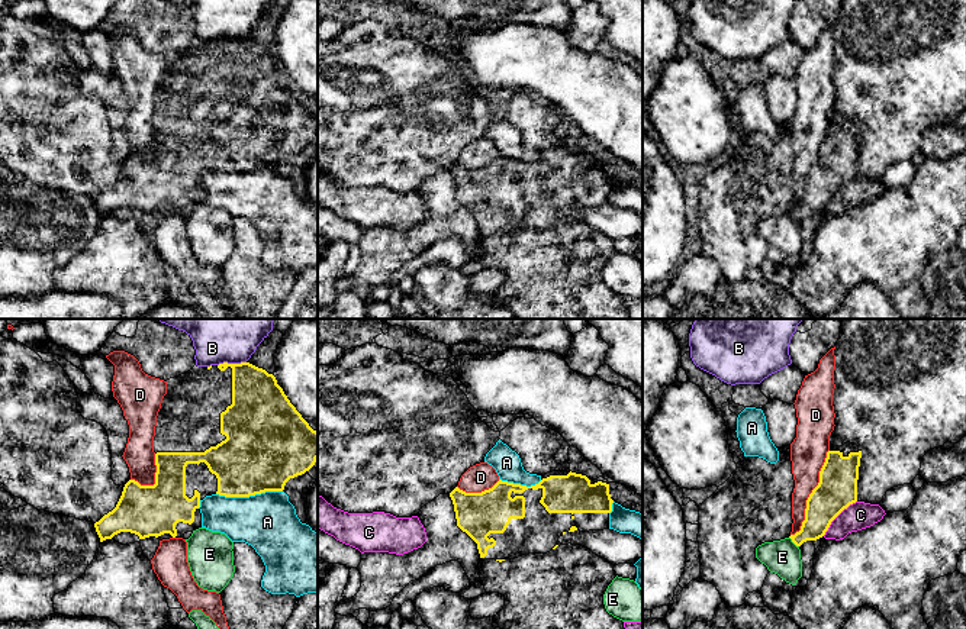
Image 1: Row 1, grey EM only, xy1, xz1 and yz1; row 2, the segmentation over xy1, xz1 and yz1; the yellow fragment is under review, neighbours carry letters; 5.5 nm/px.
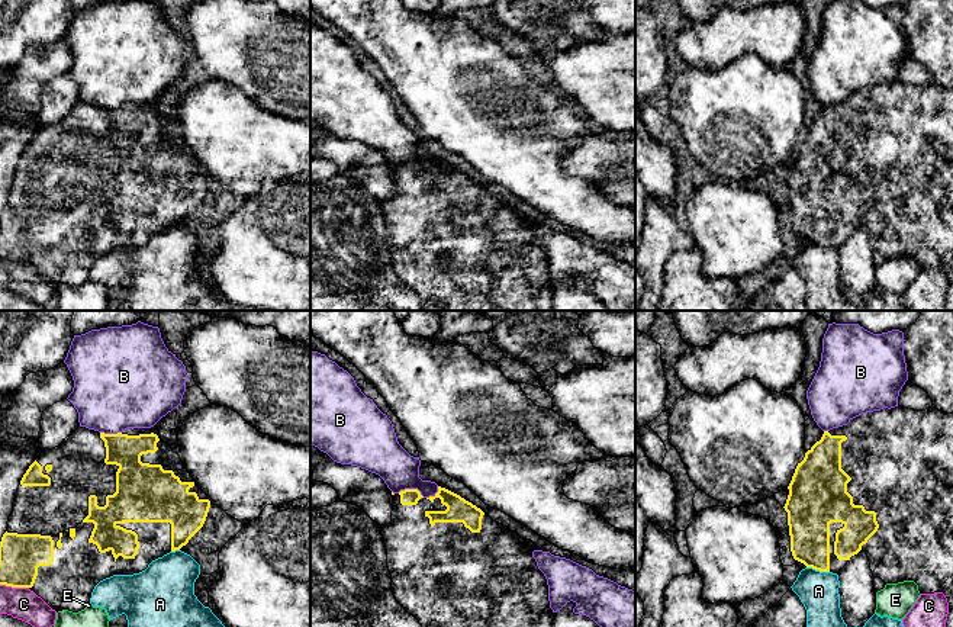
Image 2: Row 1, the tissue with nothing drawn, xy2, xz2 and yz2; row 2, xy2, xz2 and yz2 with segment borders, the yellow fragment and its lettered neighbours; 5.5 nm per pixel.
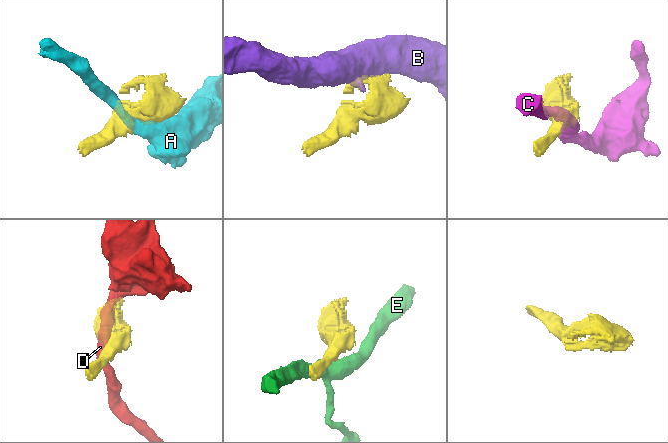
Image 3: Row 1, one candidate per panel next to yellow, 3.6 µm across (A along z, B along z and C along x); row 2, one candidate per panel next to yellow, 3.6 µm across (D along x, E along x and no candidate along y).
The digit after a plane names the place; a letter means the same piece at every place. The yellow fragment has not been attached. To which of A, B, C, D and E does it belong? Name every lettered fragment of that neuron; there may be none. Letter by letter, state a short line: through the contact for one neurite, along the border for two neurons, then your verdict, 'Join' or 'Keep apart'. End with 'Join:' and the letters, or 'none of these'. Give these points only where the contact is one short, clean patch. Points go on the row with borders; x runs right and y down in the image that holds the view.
A: Keep apart
B: Line: xy1 (245, 361), (221, 363), (218, 365). Keep apart
C: Line: yz1 (856, 500), (831, 522), (823, 535). Keep apart
D: Keep apart
E: Keep apart
Join: none of these

